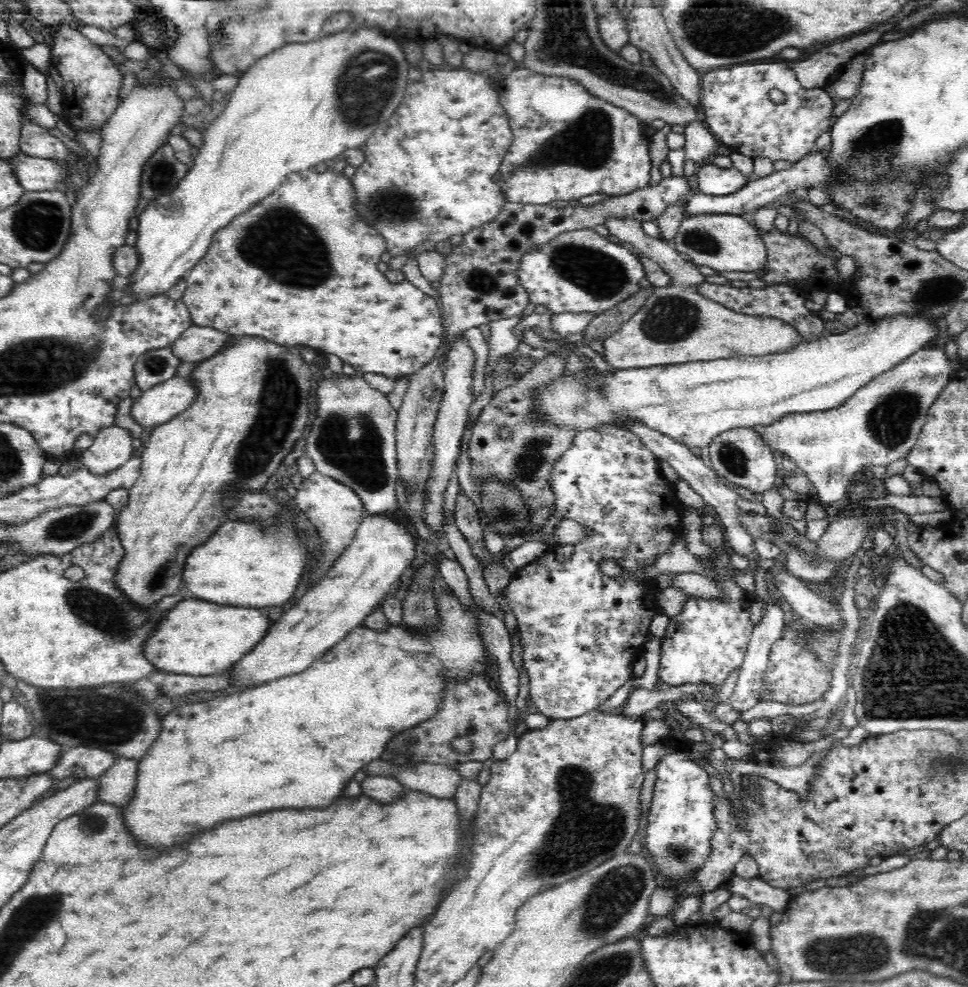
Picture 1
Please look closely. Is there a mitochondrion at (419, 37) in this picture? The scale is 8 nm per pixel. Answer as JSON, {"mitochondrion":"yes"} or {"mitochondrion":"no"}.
{"mitochondrion":"no"}

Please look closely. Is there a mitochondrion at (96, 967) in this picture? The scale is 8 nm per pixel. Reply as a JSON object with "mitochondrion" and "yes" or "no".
{"mitochondrion":"no"}

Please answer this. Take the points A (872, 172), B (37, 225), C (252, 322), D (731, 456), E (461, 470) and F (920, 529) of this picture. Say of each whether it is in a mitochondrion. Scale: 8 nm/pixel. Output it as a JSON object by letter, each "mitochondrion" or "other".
{"A":"mitochondrion","B":"mitochondrion","C":"other","D":"mitochondrion","E":"other","F":"other"}

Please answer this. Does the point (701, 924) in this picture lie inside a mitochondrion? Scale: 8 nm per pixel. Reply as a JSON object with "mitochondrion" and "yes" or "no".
{"mitochondrion":"no"}

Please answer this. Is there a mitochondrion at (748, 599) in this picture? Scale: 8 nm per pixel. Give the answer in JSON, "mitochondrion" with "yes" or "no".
{"mitochondrion":"no"}

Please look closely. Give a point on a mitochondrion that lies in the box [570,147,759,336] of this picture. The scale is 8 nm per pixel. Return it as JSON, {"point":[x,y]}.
{"point":[704,243]}

